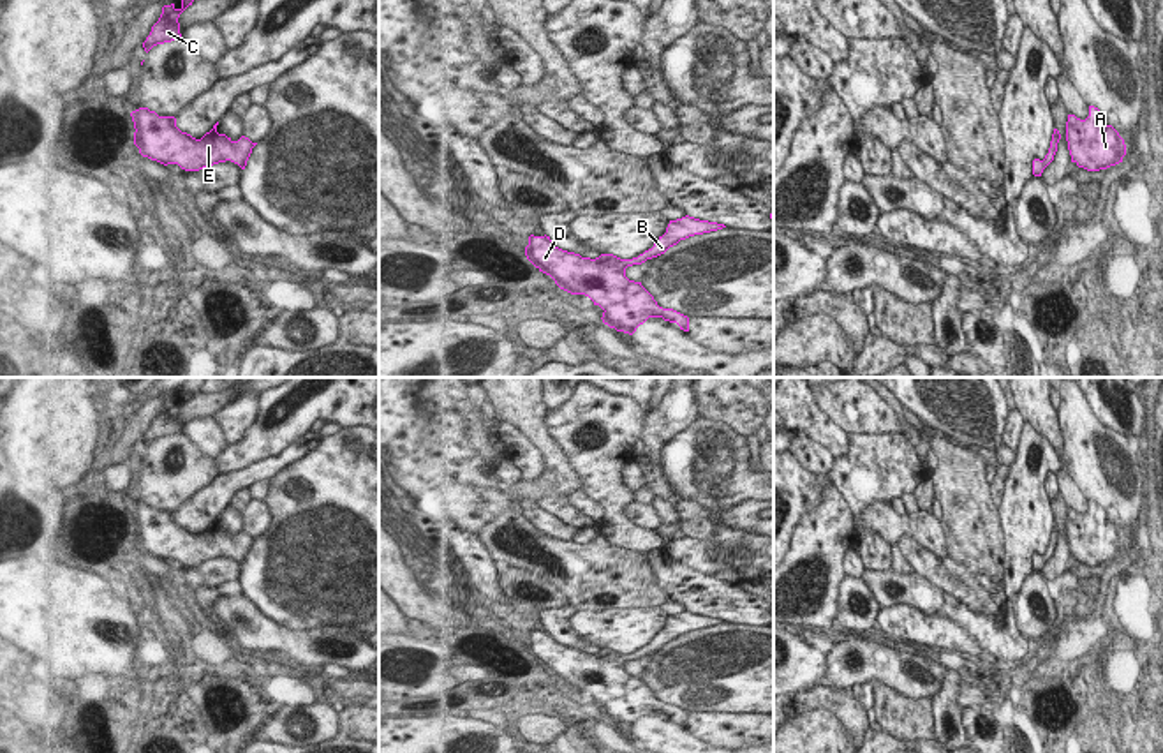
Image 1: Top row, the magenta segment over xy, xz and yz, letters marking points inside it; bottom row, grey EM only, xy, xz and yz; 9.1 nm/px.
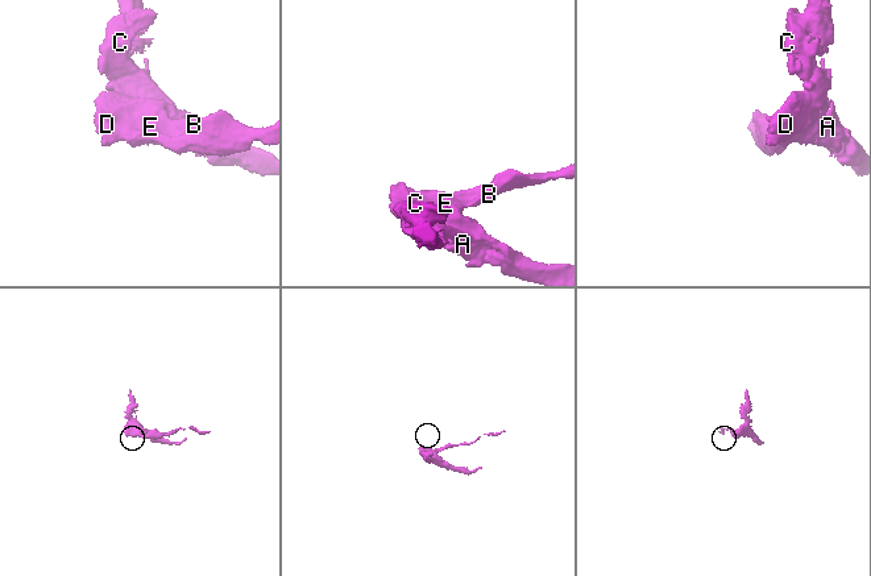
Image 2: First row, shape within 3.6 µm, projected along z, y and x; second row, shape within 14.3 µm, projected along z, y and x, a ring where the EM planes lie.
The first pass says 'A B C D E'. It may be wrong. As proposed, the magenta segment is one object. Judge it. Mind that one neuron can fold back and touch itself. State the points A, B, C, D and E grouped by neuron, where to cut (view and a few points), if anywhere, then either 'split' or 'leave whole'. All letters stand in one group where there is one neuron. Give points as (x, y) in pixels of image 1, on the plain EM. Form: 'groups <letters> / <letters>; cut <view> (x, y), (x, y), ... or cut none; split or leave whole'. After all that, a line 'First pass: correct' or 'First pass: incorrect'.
groups A B C D E; cut none; leave whole
First pass: correct

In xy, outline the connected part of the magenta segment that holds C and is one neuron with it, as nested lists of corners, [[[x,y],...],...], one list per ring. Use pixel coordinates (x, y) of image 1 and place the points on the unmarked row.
[[[181,388],[181,402],[176,404],[174,399],[164,400],[159,416],[152,421],[150,430],[143,437],[144,446],[148,448],[153,441],[181,434],[180,429],[180,409],[192,400],[194,393],[187,393]]]

